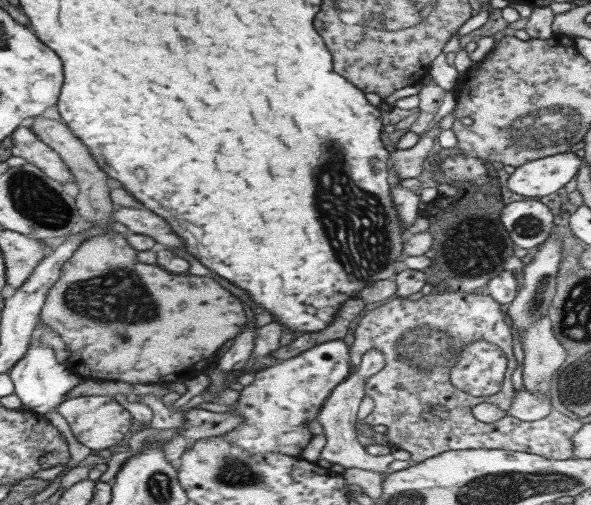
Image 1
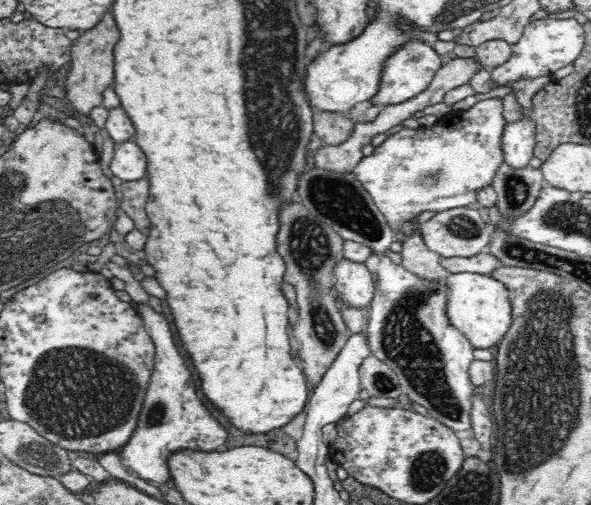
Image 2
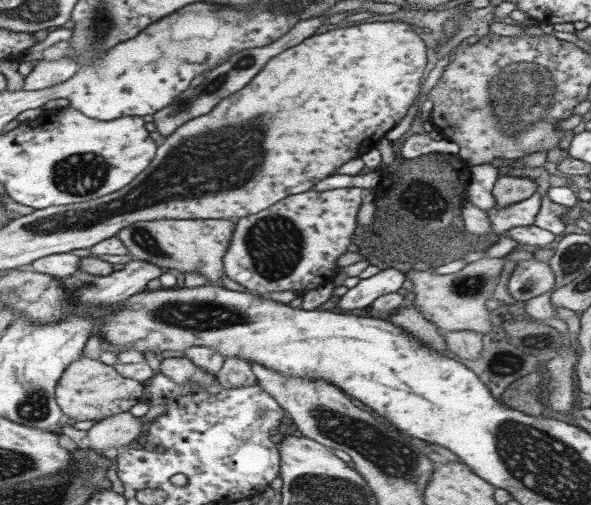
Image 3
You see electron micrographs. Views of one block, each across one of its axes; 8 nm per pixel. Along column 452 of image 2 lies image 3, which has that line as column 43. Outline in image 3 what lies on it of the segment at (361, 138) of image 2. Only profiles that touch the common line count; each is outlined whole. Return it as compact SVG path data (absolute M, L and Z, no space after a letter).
M68 56L58 60L43 60L36 62L32 73L25 76L24 90L42 90L67 81L80 69L80 64Z

